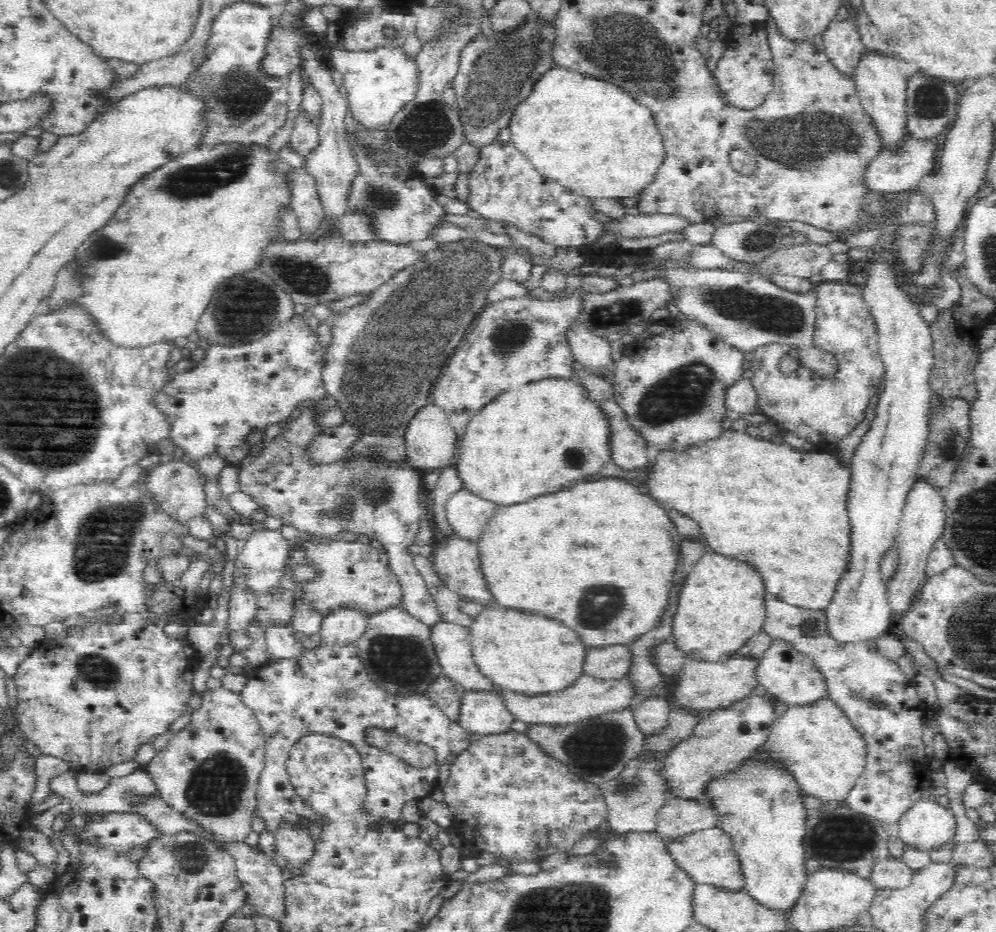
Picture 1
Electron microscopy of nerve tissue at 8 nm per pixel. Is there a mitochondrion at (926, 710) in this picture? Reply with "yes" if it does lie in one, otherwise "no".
no

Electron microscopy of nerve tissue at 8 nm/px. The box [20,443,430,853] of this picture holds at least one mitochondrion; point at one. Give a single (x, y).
(102, 549)

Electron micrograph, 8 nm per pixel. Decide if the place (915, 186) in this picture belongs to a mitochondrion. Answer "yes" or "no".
no

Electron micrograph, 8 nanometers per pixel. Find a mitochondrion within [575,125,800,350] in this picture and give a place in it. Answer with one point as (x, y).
(627, 310)

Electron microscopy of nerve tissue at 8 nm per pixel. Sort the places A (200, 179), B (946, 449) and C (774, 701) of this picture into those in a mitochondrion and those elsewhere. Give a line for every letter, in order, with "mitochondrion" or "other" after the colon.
A: mitochondrion
B: mitochondrion
C: other

